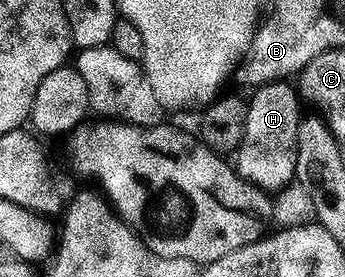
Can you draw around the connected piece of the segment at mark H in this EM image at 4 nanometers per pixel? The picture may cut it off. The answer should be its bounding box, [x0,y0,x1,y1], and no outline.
[234,80,302,192]

